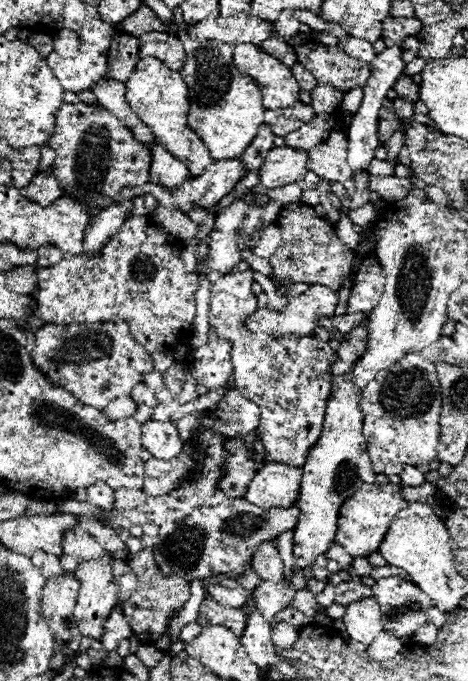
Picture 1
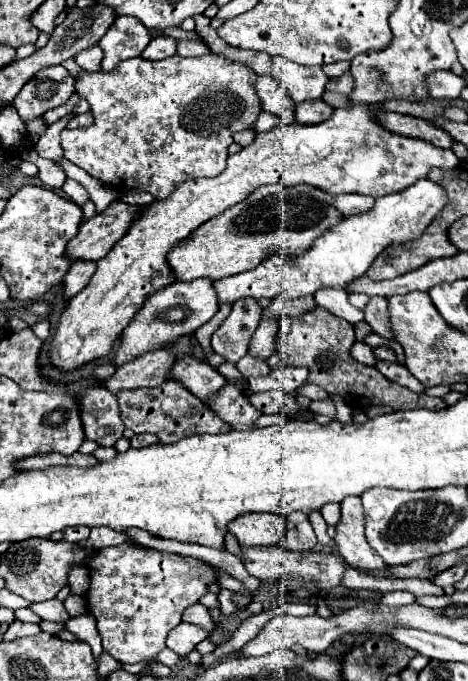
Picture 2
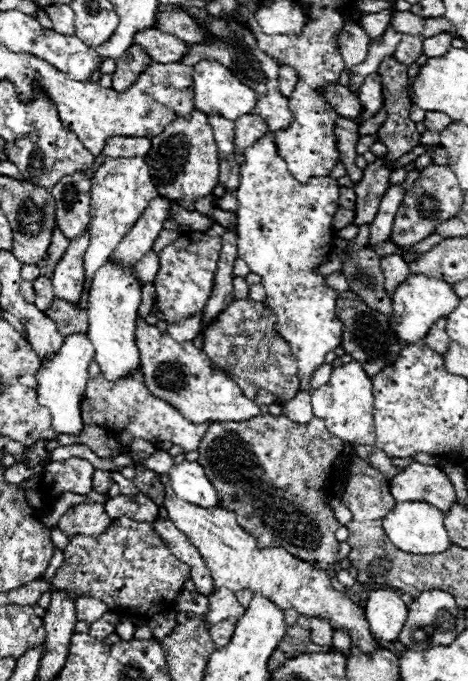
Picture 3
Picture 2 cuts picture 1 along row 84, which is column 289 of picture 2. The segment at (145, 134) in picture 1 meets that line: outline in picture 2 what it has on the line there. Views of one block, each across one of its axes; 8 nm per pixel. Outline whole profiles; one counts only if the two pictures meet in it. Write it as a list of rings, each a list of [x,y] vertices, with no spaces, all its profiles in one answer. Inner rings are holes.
[[[256,76],[254,88],[262,100],[262,108],[266,112],[272,112],[274,116],[278,116],[280,124],[288,126],[294,122],[292,116],[294,116],[296,104],[292,104],[292,100],[288,100],[288,92],[284,92],[282,84],[278,84],[272,76]]]

